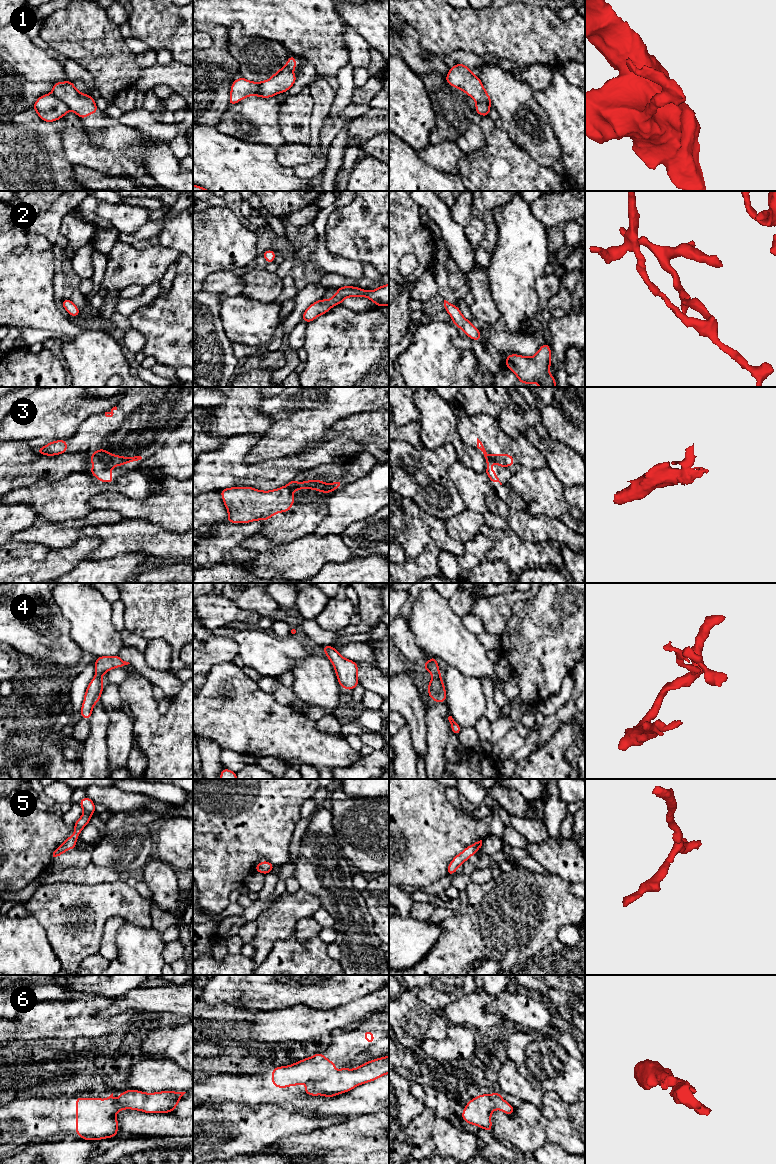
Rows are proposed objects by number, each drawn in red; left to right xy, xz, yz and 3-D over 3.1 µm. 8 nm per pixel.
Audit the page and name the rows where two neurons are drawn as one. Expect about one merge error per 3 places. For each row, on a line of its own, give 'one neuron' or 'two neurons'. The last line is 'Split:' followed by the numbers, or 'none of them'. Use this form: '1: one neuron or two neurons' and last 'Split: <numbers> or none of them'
1: two neurons
2: one neuron
3: one neuron
4: one neuron
5: one neuron
6: one neuron
Split: 1

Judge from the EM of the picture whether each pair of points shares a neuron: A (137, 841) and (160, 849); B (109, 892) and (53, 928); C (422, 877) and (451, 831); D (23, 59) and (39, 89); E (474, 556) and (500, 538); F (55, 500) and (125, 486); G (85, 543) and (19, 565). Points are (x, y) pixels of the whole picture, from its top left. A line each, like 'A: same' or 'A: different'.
A: different
B: same
C: same
D: different
E: different
F: same
G: same

